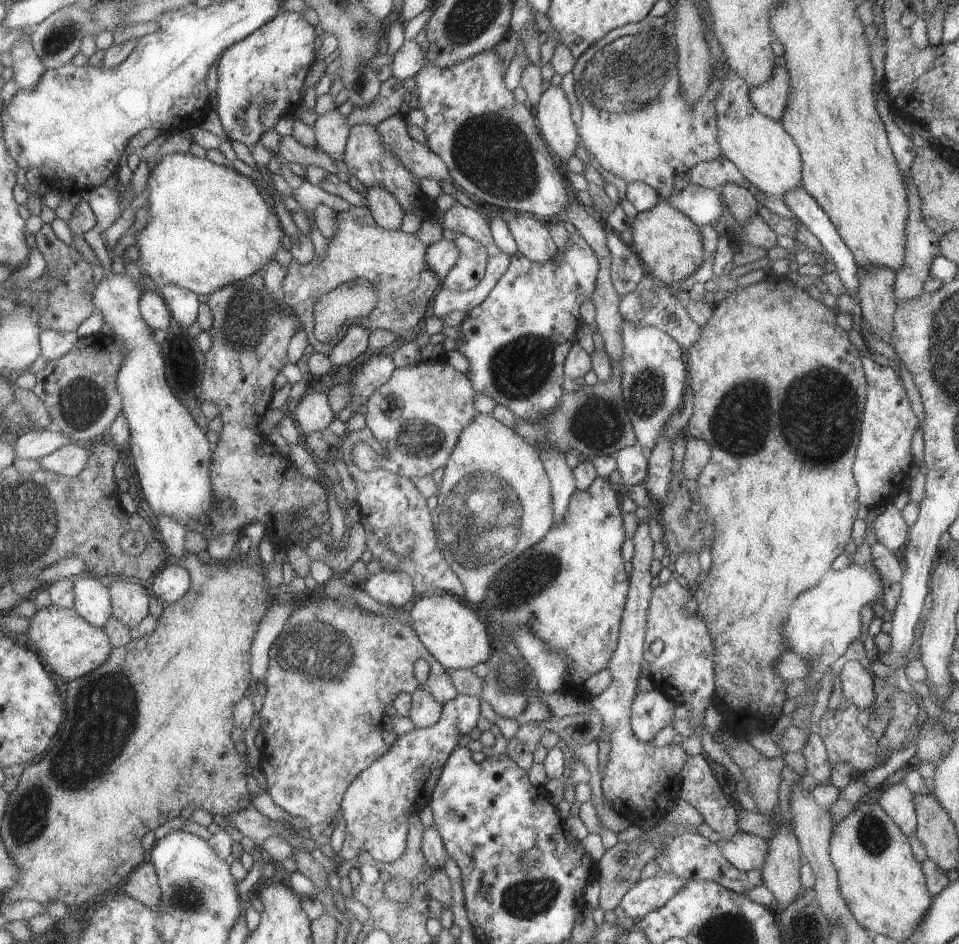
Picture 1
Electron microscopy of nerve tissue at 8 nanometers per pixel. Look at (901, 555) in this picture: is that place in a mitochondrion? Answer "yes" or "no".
no

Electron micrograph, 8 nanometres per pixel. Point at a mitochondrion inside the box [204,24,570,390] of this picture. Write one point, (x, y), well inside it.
(490, 152)

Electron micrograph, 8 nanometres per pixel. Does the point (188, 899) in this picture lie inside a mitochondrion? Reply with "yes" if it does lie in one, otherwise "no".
yes

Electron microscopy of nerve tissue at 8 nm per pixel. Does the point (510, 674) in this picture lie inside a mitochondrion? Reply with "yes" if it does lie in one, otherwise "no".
yes

